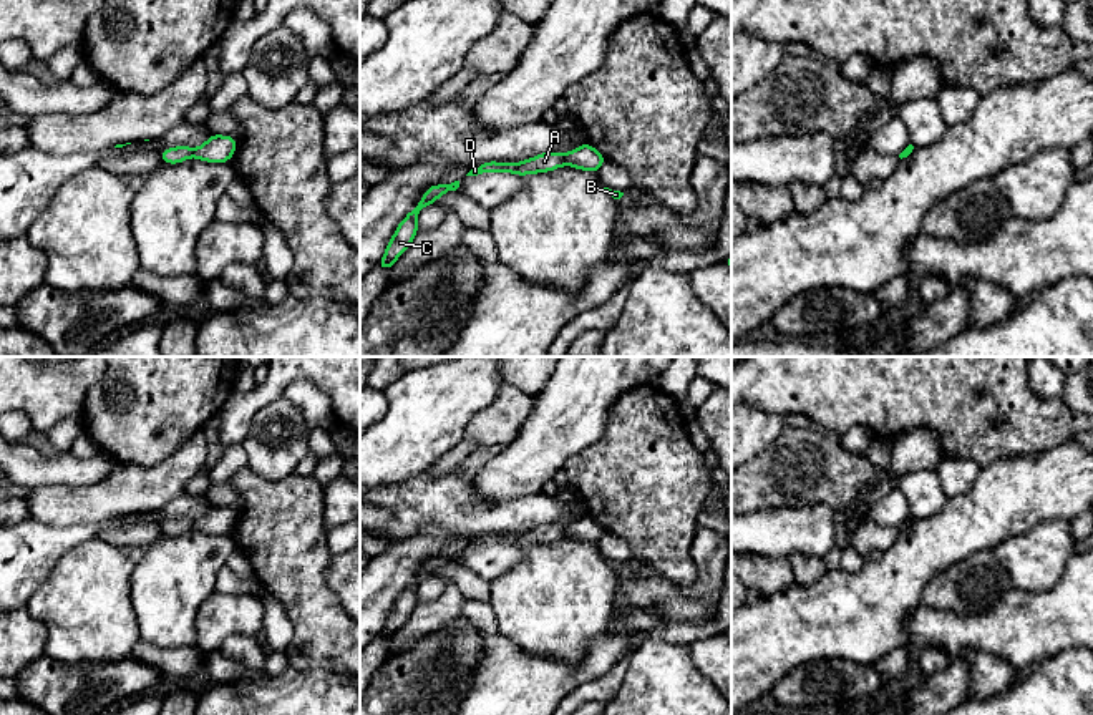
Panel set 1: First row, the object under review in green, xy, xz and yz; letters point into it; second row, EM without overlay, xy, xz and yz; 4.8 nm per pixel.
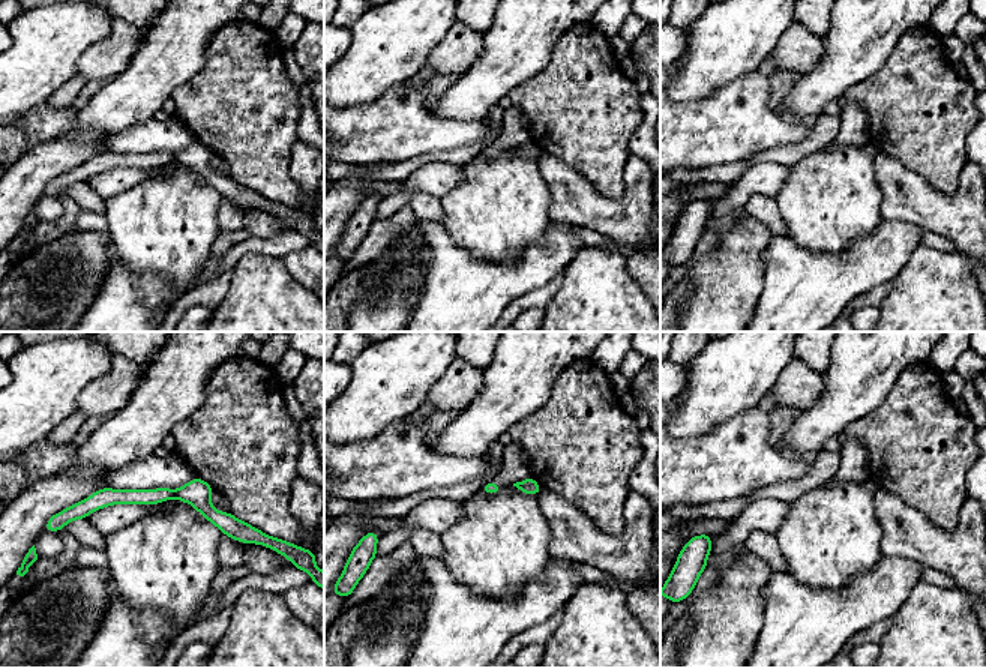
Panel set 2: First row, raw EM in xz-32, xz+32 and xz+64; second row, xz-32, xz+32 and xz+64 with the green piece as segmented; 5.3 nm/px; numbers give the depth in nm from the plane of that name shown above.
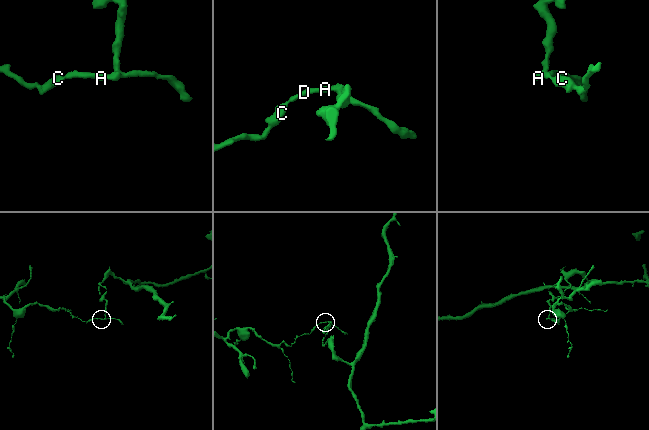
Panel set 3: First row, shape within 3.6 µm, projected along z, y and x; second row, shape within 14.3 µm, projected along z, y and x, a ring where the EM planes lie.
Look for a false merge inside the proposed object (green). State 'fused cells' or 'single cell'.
fused cells

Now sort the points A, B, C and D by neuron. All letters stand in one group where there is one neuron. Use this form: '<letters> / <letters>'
A C D / B

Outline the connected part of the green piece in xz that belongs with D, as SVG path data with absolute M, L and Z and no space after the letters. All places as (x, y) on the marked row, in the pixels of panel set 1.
M542 153L522 163L498 163L488 161L481 163L478 168L473 168L466 176L478 176L483 173L512 173L516 176L534 174L534 173L546 173L554 171L566 164L562 153Z

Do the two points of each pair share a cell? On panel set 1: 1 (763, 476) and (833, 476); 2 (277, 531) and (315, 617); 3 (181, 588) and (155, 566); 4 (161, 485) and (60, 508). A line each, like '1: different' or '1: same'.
1: same
2: same
3: same
4: same

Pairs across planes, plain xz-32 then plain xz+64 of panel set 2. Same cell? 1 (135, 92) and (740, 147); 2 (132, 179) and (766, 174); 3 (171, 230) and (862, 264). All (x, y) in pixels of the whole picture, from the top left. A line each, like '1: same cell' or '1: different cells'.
1: different cells
2: same cell
3: different cells

